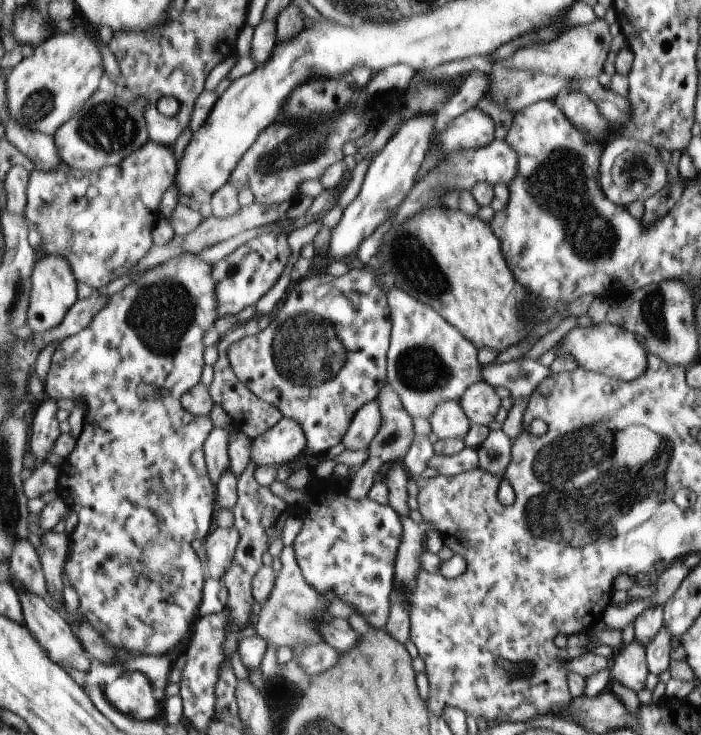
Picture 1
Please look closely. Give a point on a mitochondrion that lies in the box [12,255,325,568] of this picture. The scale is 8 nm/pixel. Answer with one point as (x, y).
(160, 314)

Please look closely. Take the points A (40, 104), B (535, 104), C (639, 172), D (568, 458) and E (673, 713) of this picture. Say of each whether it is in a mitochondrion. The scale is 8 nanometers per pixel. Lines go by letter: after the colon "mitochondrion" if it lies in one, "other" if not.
A: mitochondrion
B: other
C: mitochondrion
D: mitochondrion
E: other

